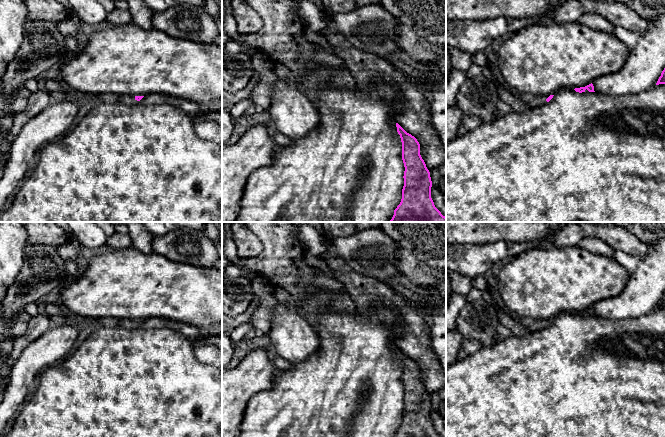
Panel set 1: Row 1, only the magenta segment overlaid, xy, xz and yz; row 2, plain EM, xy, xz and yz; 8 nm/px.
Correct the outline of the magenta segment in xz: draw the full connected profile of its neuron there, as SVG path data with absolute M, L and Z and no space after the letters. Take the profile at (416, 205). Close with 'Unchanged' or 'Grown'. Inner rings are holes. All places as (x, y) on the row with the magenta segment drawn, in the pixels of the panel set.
M398 123L397 132L402 142L404 186L402 199L390 222L446 222L446 217L435 207L431 198L430 172L420 155L420 144Z. Unchanged

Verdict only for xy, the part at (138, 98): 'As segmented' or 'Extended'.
Extended

